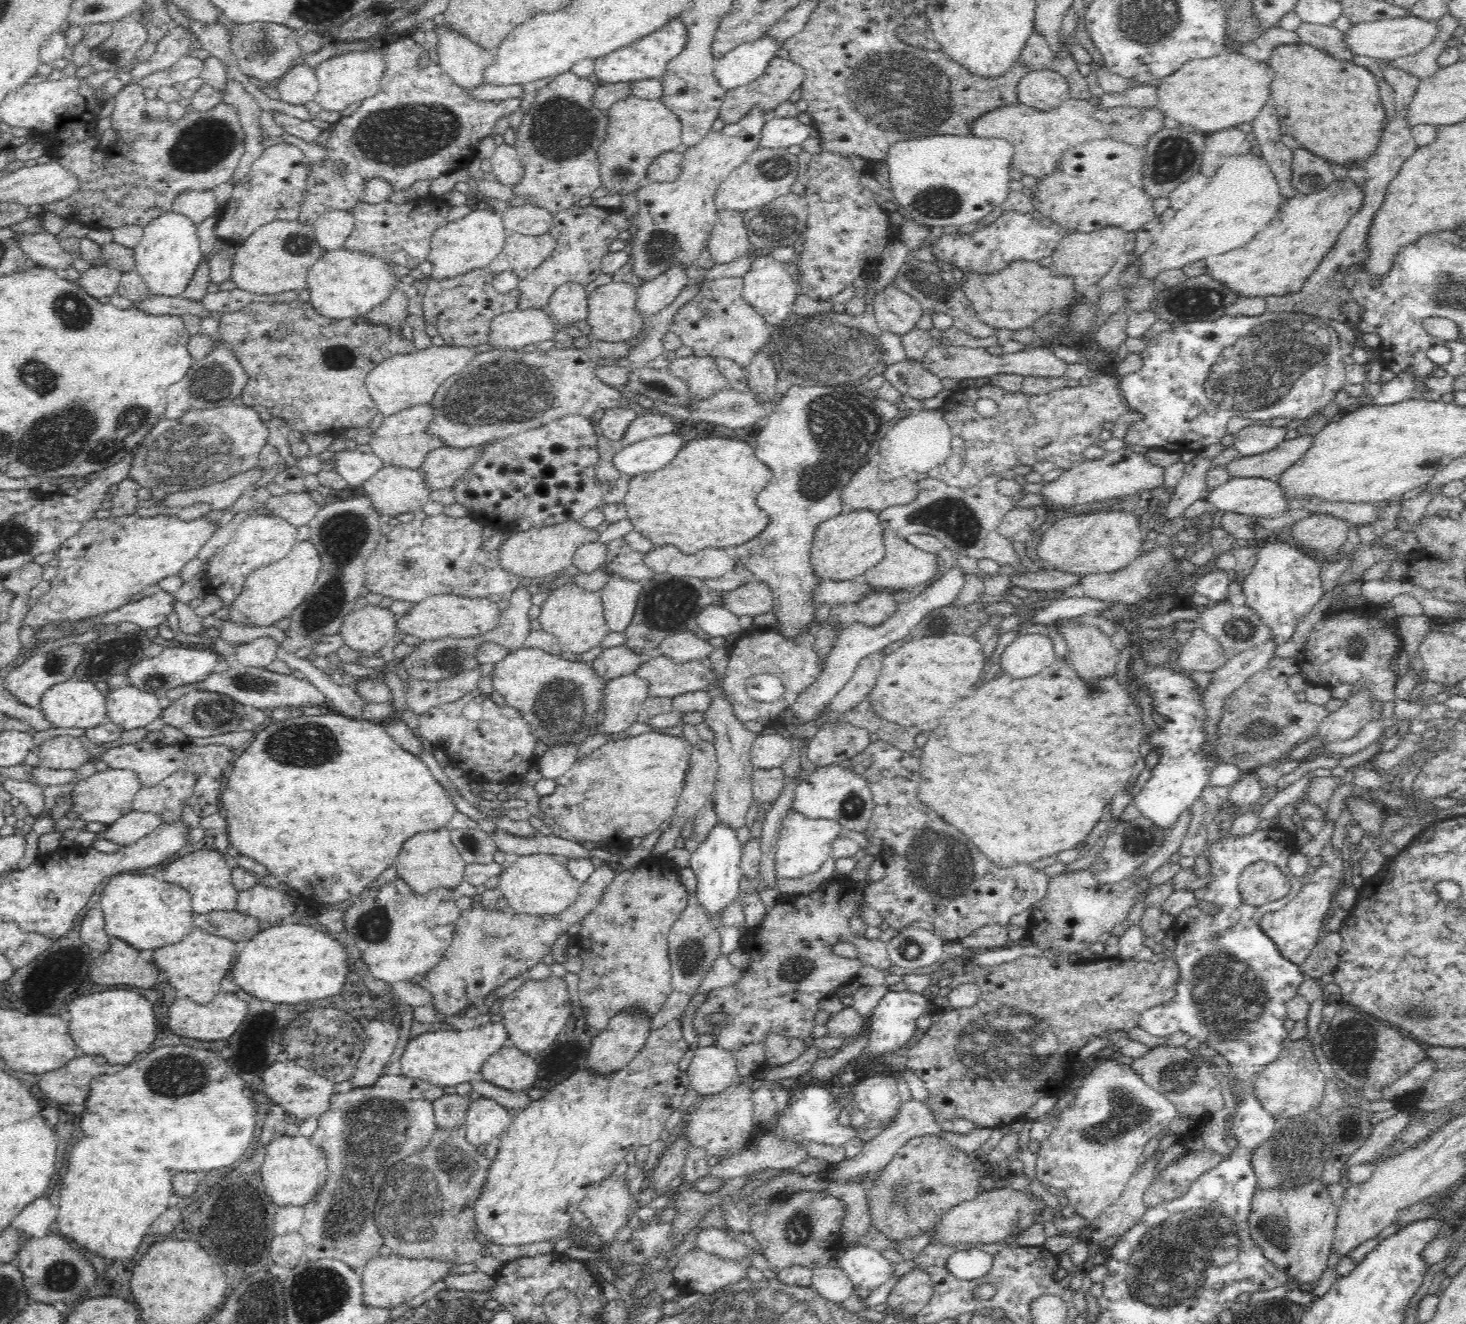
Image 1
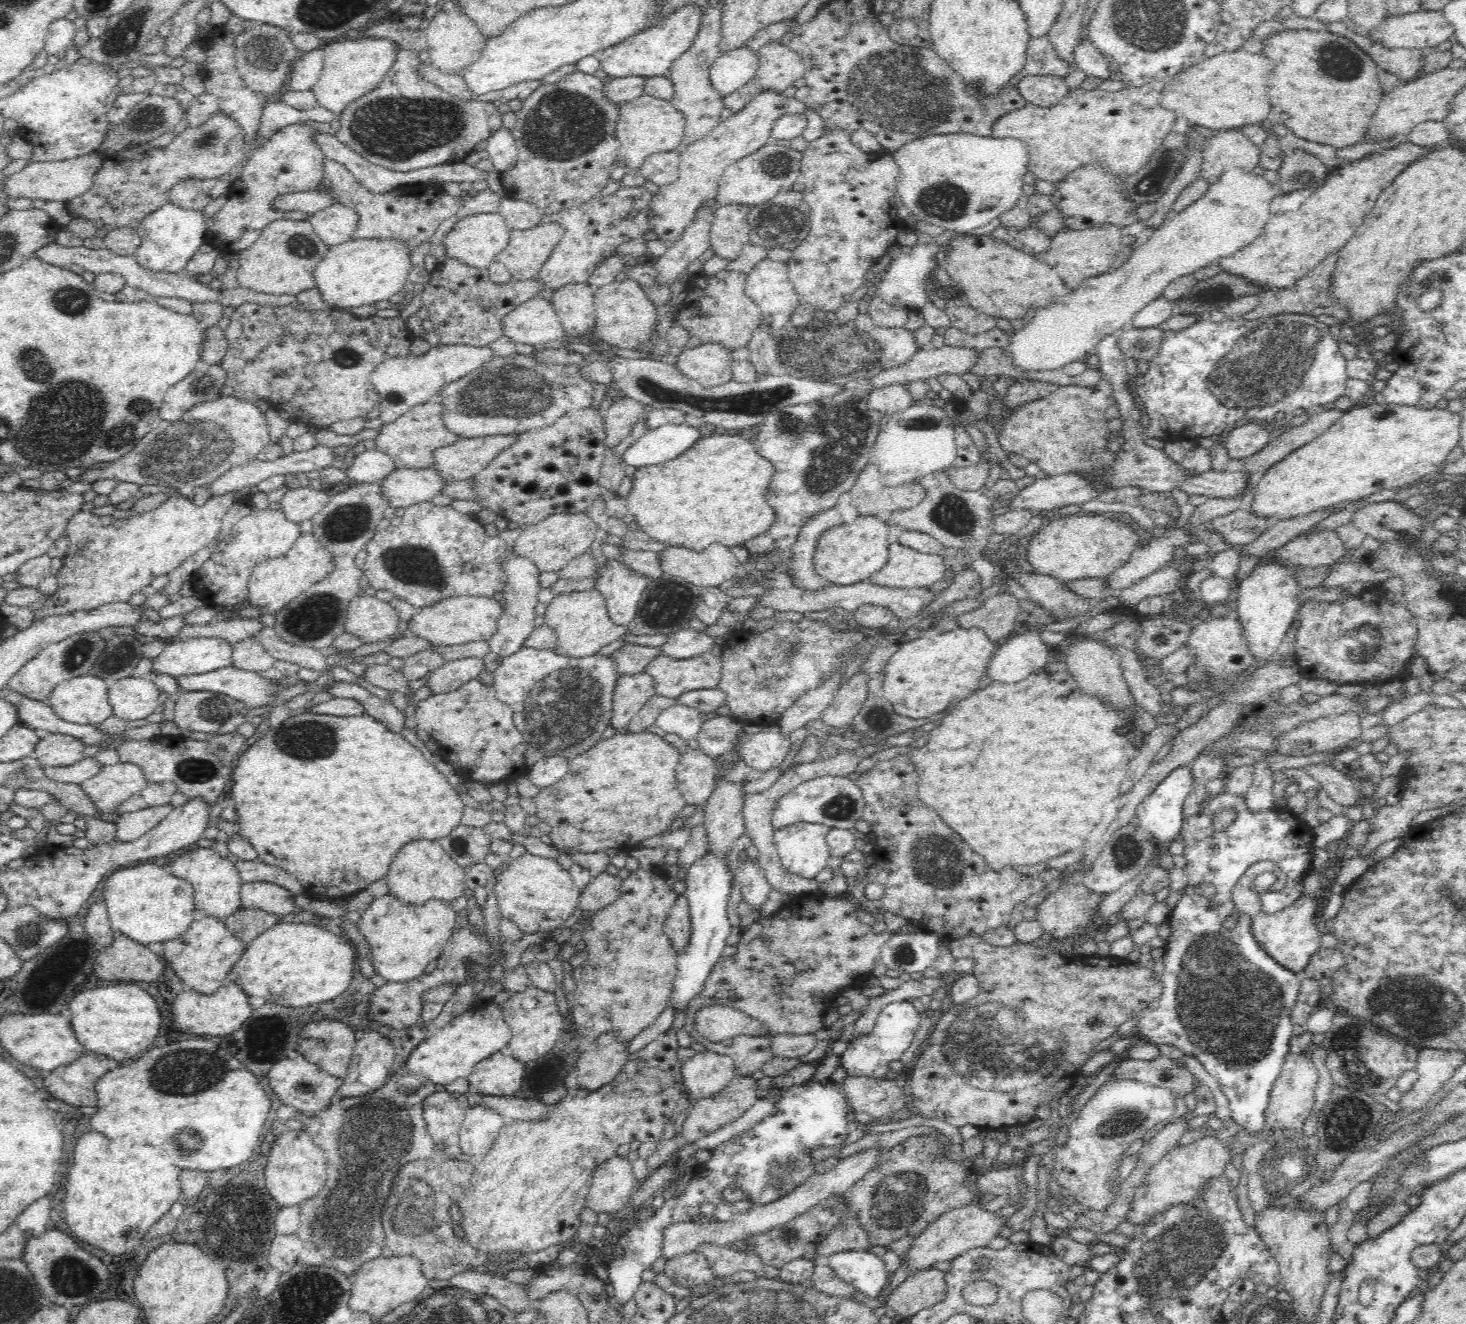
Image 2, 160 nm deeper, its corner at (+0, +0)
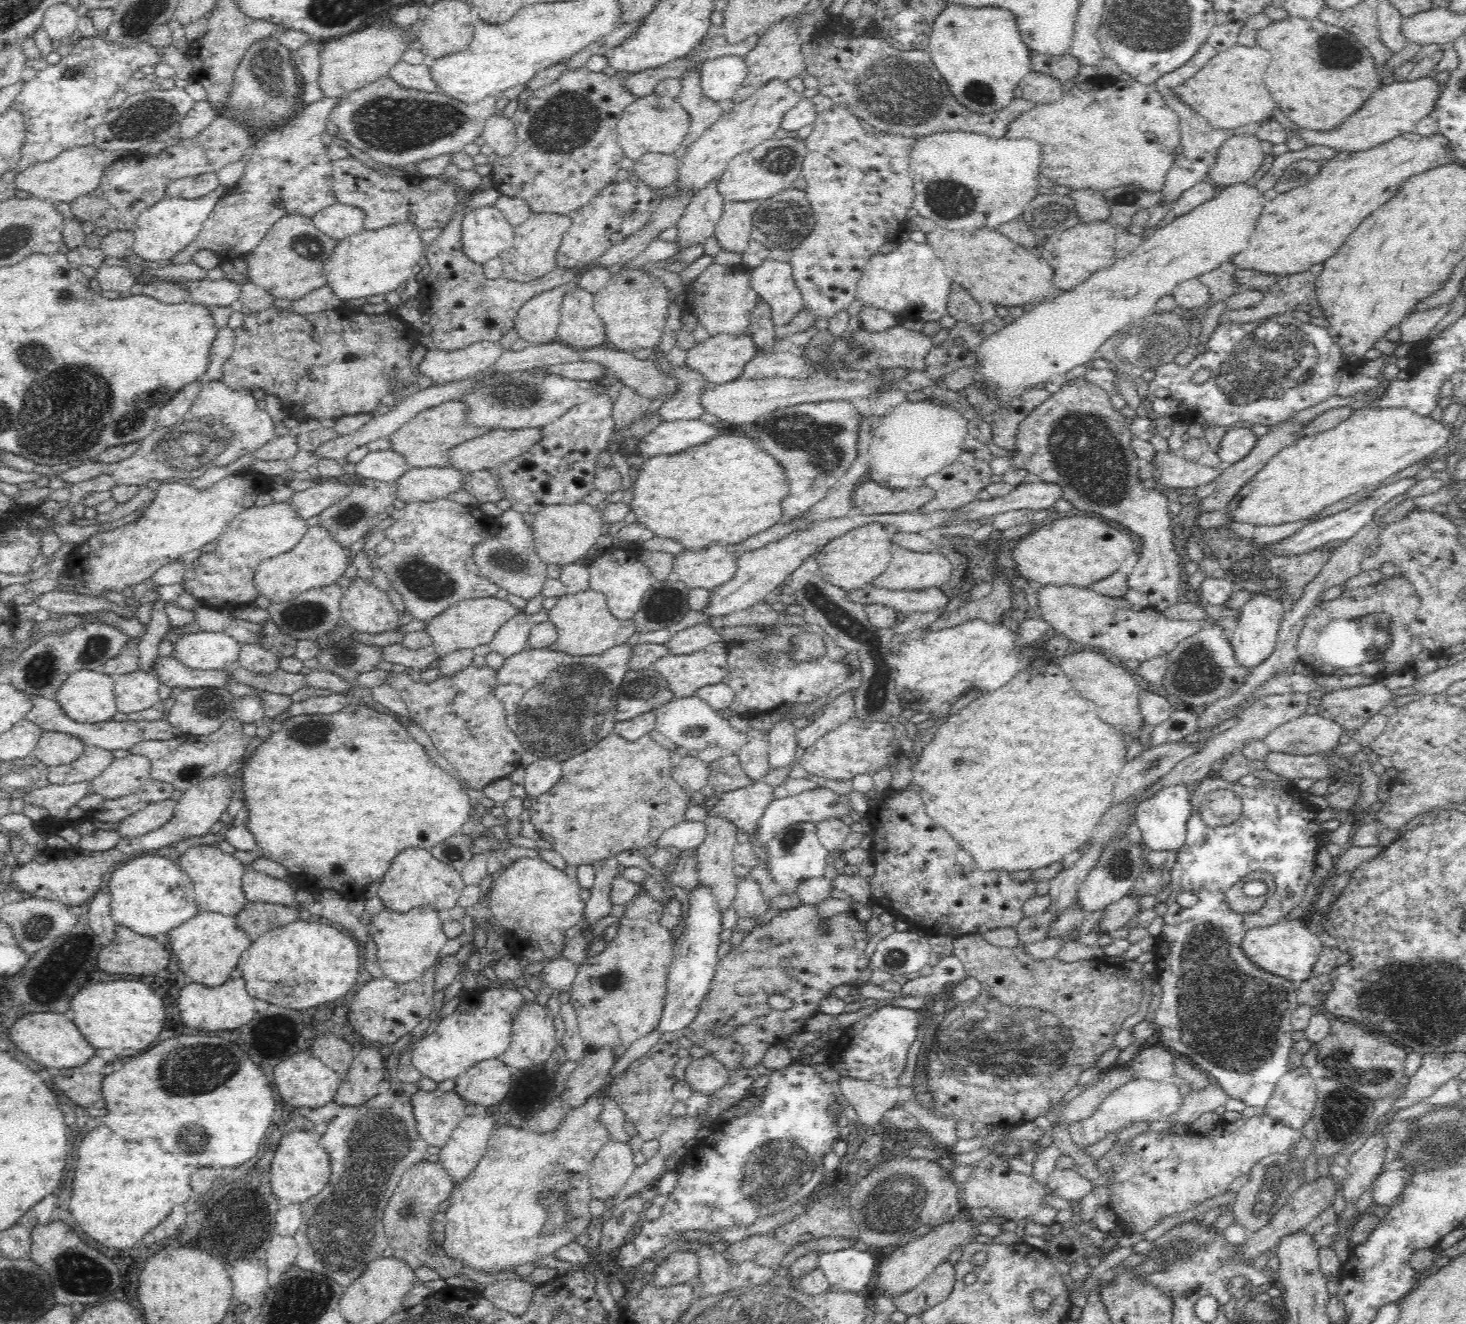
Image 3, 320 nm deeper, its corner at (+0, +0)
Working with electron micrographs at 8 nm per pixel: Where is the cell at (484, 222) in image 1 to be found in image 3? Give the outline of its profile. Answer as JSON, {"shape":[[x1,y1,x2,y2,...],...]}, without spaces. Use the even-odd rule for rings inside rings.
{"shape":[[495,206,470,210,462,220,461,240,466,256,483,265,513,246,515,228]]}

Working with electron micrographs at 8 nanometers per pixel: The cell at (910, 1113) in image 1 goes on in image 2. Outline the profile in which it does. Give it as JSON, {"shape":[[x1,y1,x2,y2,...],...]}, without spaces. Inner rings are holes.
{"shape":[[870,1148,856,1153,845,1160,841,1160,830,1172,826,1172,826,1174,815,1173,812,1177,808,1178,807,1182,798,1185,797,1188,787,1196,771,1204,754,1205,748,1211,742,1212,742,1214,736,1212,728,1222,715,1221,696,1223,694,1221,686,1221,670,1224,670,1226,664,1230,664,1236,662,1236,662,1252,660,1252,660,1254,668,1260,689,1252,694,1252,701,1244,706,1242,713,1242,720,1246,726,1246,735,1240,746,1240,747,1237,752,1236,752,1234,760,1234,760,1232,766,1232,766,1230,770,1230,770,1228,776,1228,776,1226,782,1226,782,1224,786,1224,786,1222,795,1220,798,1216,812,1211,817,1205,820,1205,822,1201,849,1191,852,1186,860,1182,860,1180,878,1164,882,1150,884,1149]]}

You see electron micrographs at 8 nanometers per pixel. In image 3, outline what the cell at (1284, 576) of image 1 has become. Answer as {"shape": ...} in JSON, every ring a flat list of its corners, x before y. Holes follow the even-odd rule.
{"shape":[[1252,594,1252,598,1240,609,1237,627,1234,629,1234,634,1231,638,1232,647,1236,654,1236,663,1240,667,1245,667,1249,670,1255,668,1275,652,1285,612,1285,607,1279,599,1274,599,1264,594]]}

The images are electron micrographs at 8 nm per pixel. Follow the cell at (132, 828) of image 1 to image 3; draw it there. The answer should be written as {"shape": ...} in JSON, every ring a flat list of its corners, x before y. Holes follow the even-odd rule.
{"shape":[[166,799,148,805,120,821,118,831,122,837,130,838,152,832,172,820,176,804,177,800]]}

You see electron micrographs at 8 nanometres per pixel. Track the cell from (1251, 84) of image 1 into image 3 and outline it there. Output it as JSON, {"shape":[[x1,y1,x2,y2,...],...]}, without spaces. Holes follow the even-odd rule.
{"shape":[[1236,44,1222,54,1214,56,1204,68,1174,90,1178,100,1204,116,1215,129,1235,129,1252,122,1260,122,1272,114,1276,106,1266,84,1264,72,1270,64,1270,51,1260,45]]}

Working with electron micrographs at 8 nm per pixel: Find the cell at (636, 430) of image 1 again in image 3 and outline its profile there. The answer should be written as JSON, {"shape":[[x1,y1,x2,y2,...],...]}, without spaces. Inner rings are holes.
{"shape":[[688,365,673,367,672,373,677,382,677,391,657,411,662,422,698,419,704,414,704,406,700,404,702,392,713,385]]}

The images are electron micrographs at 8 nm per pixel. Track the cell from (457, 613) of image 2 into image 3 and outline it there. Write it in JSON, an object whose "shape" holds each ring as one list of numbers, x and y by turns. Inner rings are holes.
{"shape":[[496,597,472,598,462,600,458,604,446,608,438,616,426,621,425,631,432,637,434,649,438,657,443,658,450,652,464,648,474,649,481,645,490,645,502,624,506,624,510,618,520,614,522,609,516,608,507,599]]}

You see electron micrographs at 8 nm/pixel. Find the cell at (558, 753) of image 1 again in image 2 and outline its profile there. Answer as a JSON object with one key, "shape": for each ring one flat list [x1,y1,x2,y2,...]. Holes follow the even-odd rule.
{"shape":[[547,756,537,761,529,769,527,777,538,789,544,789,562,780,568,774,569,768,569,759,565,756]]}

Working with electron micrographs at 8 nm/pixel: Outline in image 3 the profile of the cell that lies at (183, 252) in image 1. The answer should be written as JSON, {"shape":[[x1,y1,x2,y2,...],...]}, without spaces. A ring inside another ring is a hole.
{"shape":[[217,189,210,192,208,196,194,198,194,200,165,196,138,216,136,226,131,231,135,237,133,253,144,260,167,264,174,255,180,254,188,247,188,244,192,244,196,240,203,228,204,221,208,220,214,206,221,200,222,194,223,189]]}

